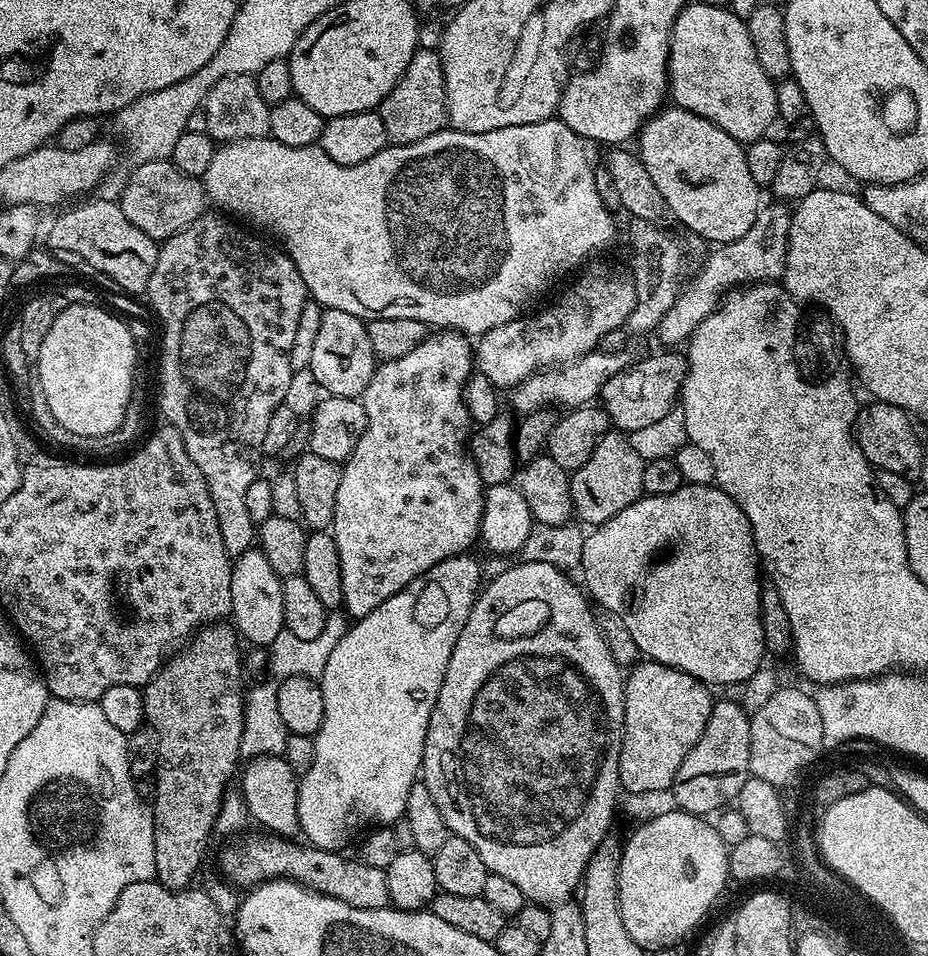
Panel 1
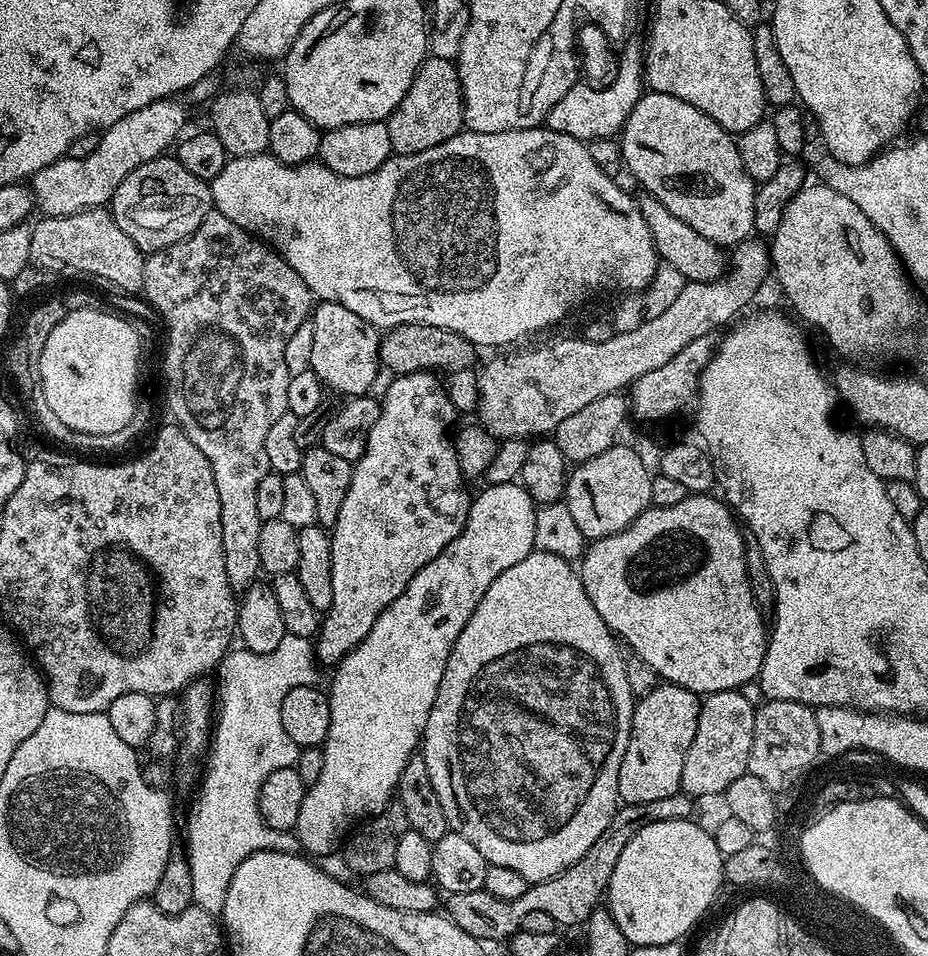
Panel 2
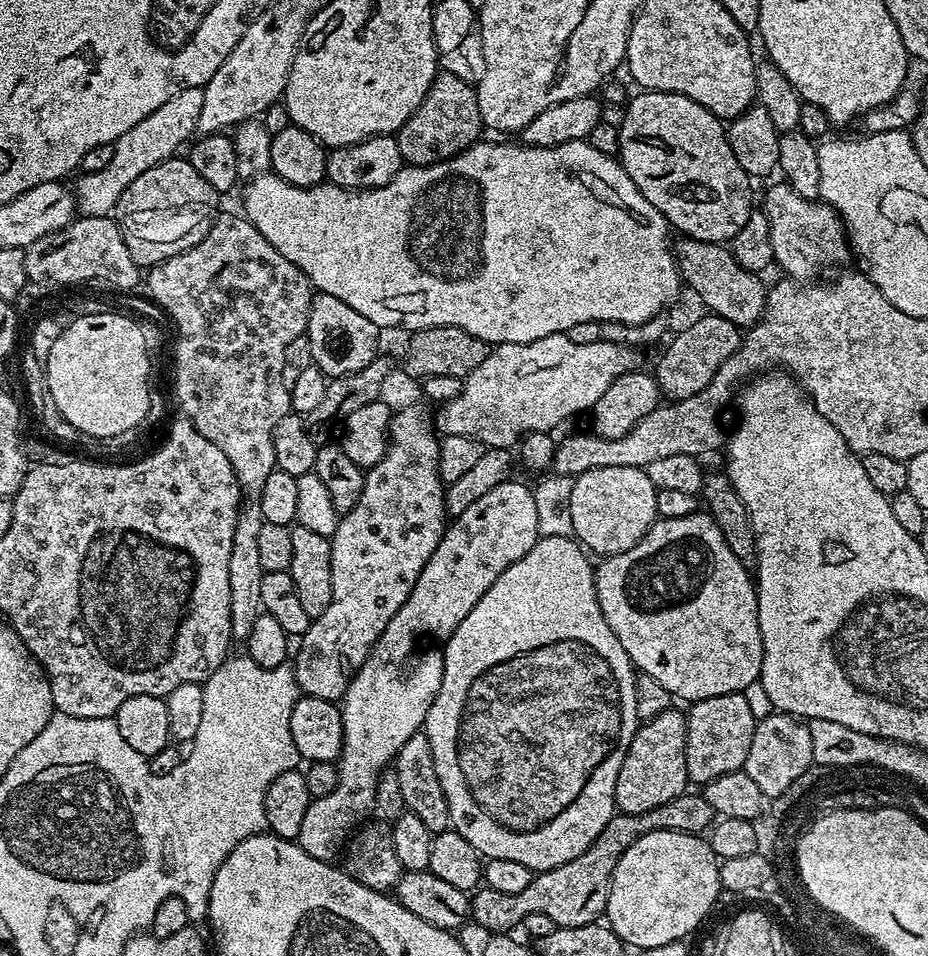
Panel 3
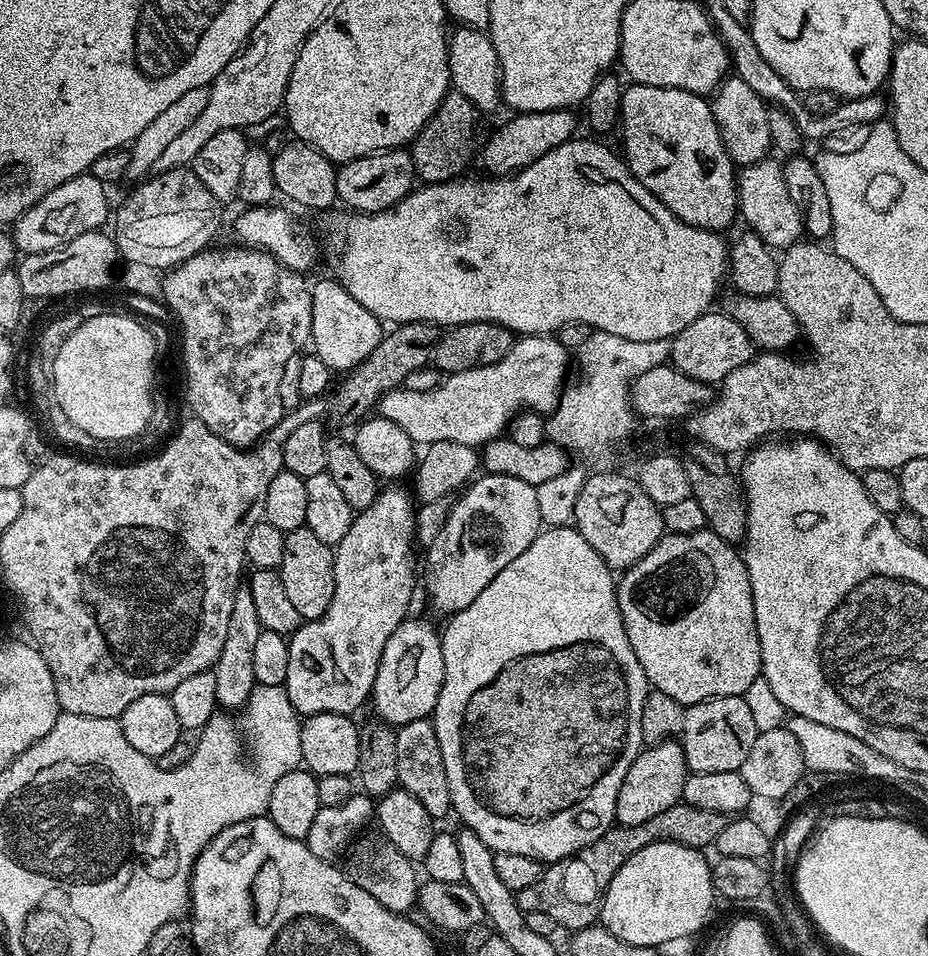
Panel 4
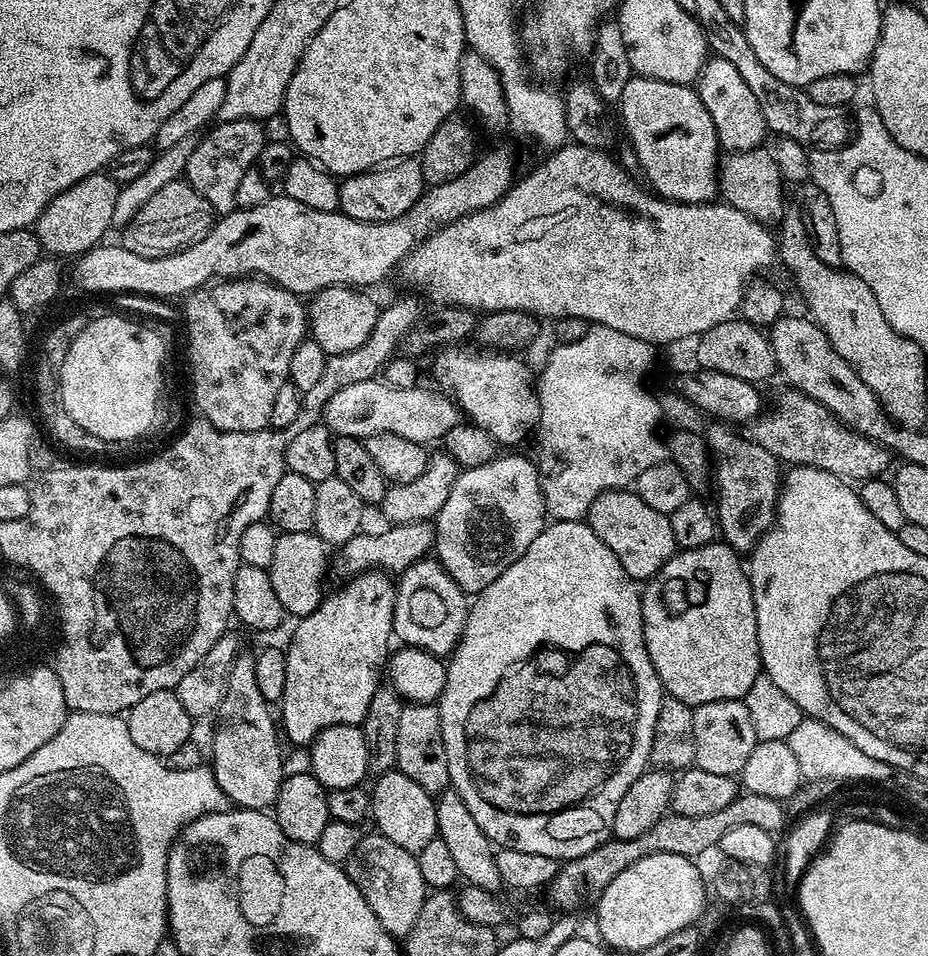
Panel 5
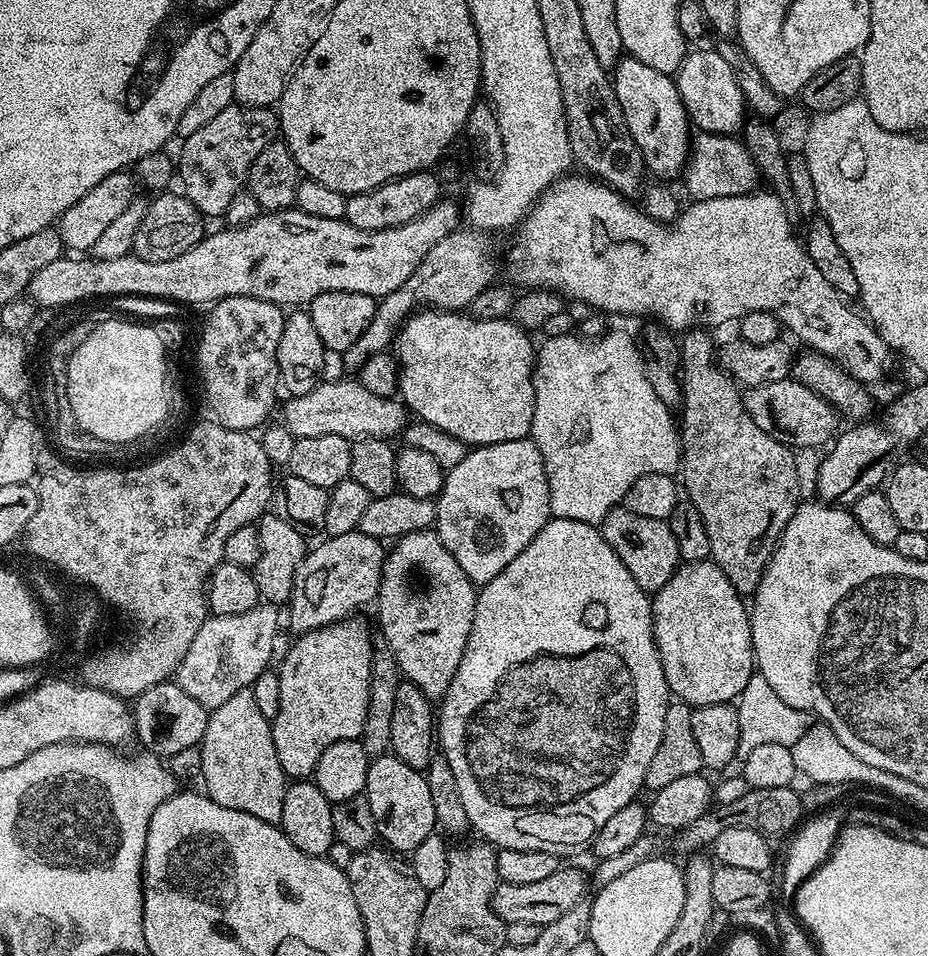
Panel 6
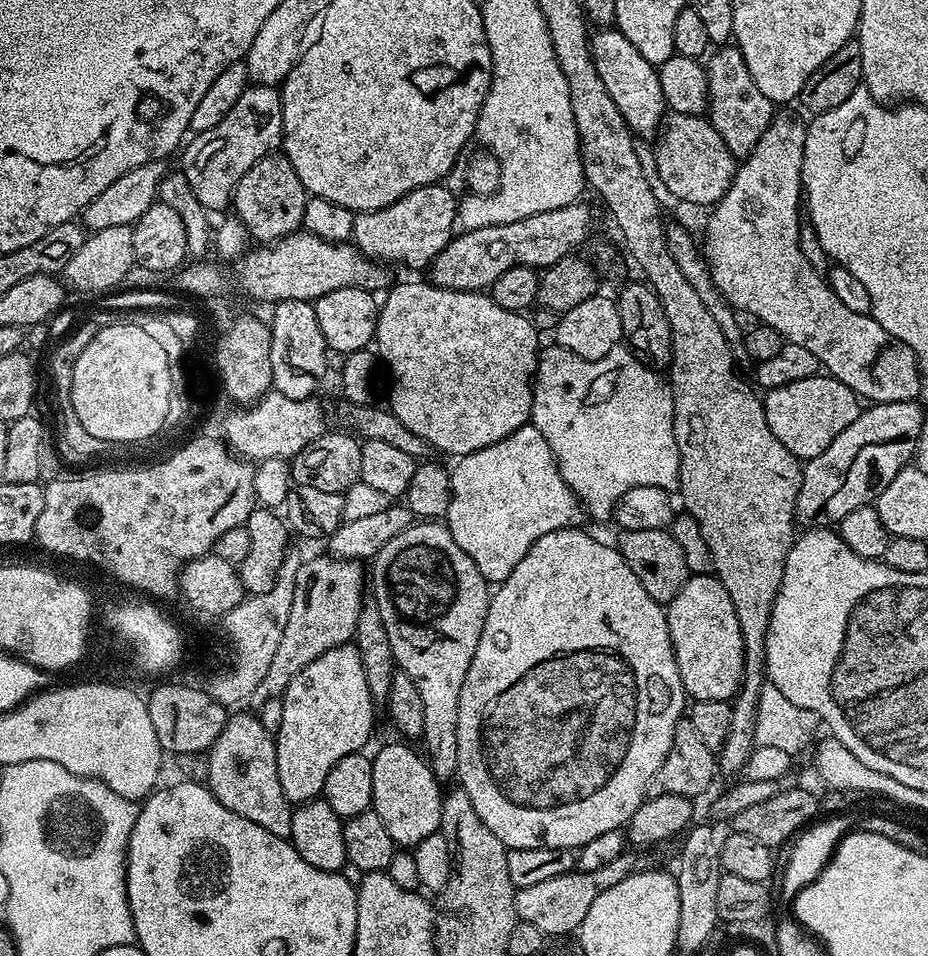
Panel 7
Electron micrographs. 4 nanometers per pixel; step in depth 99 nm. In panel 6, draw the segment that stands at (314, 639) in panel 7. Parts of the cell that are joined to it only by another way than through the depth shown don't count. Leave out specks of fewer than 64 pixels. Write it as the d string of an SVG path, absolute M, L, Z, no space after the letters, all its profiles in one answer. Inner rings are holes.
M357 530L324 538L298 566L292 599L286 605L287 627L289 624L293 633L303 634L359 613L359 608L366 607L371 600L373 603L379 597L385 559L385 545L365 532Z

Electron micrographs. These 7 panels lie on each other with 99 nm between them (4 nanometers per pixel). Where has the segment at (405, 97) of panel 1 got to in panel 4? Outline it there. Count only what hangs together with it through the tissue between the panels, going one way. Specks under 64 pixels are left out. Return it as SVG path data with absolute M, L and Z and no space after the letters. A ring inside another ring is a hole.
M449 91L439 110L410 145L417 179L427 184L457 179L471 160L473 163L483 145L482 118L483 113L473 102L458 91Z

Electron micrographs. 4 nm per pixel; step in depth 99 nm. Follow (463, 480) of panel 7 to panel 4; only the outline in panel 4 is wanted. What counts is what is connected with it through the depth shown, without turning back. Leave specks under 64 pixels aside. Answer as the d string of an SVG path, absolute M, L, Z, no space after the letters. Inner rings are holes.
M484 474L473 479L455 497L442 530L438 530L438 538L434 538L434 542L426 550L428 596L432 599L433 606L445 614L460 612L466 606L470 606L470 602L474 602L474 598L478 598L478 594L482 594L482 590L490 586L492 579L502 574L502 570L506 570L506 566L510 566L510 562L514 562L514 558L518 558L518 554L522 554L522 550L526 550L526 546L530 546L530 542L534 542L534 538L539 536L541 531L538 494L533 485L522 482L522 478L510 476Z

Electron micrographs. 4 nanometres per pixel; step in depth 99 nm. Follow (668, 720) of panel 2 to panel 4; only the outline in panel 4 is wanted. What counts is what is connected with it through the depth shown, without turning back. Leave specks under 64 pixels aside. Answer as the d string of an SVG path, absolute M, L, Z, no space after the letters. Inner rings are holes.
M679 739L664 740L660 744L645 747L634 758L626 778L622 778L622 790L618 790L616 824L639 826L650 818L670 810L670 806L681 803L684 783L689 776L688 763L684 757L684 746Z

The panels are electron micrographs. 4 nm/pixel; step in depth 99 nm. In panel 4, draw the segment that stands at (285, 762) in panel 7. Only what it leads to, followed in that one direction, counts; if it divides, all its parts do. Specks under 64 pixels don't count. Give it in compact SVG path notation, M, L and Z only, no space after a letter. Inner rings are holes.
M400 486L381 487L376 493L374 502L370 502L370 506L366 506L366 510L353 515L350 530L346 530L346 538L342 538L342 542L334 545L336 553L336 557L334 558L334 599L330 602L330 607L326 609L326 614L322 614L322 618L301 623L299 630L292 633L288 640L290 663L286 670L286 682L282 687L286 690L286 694L290 698L294 710L301 717L313 716L314 714L342 714L343 716L352 716L356 714L356 711L363 704L367 705L372 694L374 678L378 674L378 662L382 658L382 650L386 650L386 642L390 642L390 634L394 634L394 630L398 630L398 626L403 620L409 619L410 612L408 612L408 607L411 606L412 595L416 592L417 549L414 547L414 543L417 505L414 503L413 493L409 489L407 492L404 488L396 487Z

